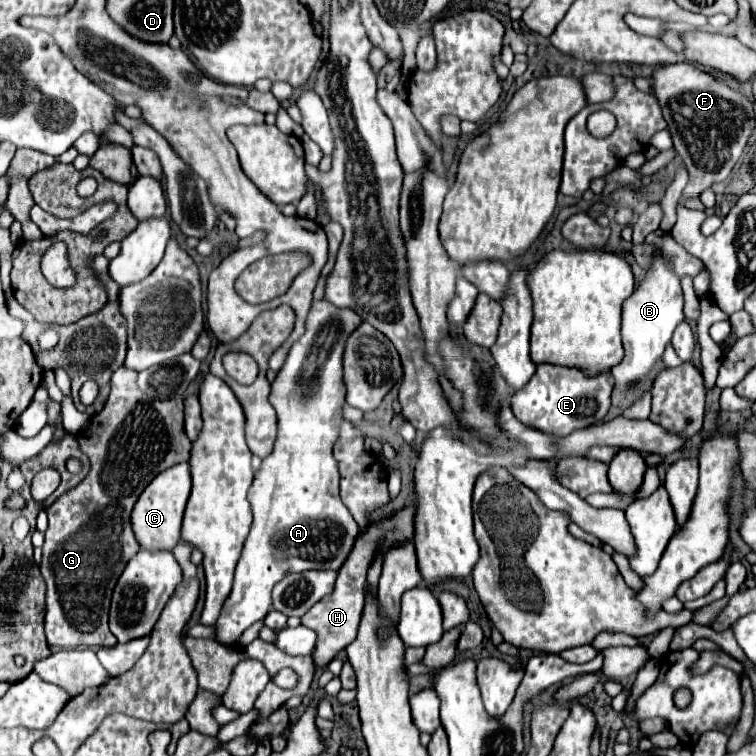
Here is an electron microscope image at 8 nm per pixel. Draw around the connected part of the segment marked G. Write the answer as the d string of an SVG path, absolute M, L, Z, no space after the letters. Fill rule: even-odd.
M121 367L112 374L105 408L89 420L89 426L79 436L79 446L91 460L91 472L77 488L69 490L47 508L49 528L45 532L41 576L47 584L45 636L49 644L53 642L51 646L75 648L117 644L117 638L107 626L111 594L125 564L141 548L131 528L131 510L145 486L159 472L179 464L181 460L187 462L191 454L191 442L183 430L183 398L175 396L169 400L151 400L139 392L136 382L137 372L130 369Z

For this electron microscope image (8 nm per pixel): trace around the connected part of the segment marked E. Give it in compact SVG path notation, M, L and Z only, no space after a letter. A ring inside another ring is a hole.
M537 364L537 372L521 392L511 396L511 410L523 424L541 428L543 432L557 432L567 436L575 430L601 424L611 408L611 374L603 372L587 376L579 368L565 368L557 364Z

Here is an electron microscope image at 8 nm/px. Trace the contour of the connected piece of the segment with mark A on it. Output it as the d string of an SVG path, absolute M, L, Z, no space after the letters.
M313 302L305 320L305 334L291 346L283 368L271 384L269 402L277 410L277 438L273 452L263 460L255 480L249 488L249 502L253 504L253 526L245 540L241 560L235 570L233 590L227 596L221 614L215 624L215 640L223 646L237 644L239 636L257 620L263 620L271 610L271 590L287 572L303 570L339 570L353 542L359 534L359 526L341 502L339 496L339 468L333 458L333 444L337 442L343 424L345 384L343 384L343 352L347 338L357 330L363 318L351 308L337 308L331 302Z

